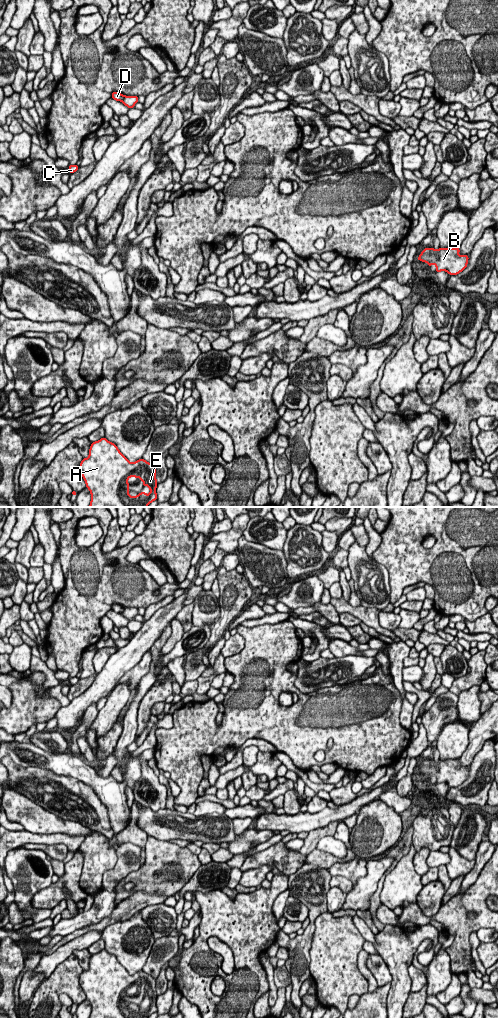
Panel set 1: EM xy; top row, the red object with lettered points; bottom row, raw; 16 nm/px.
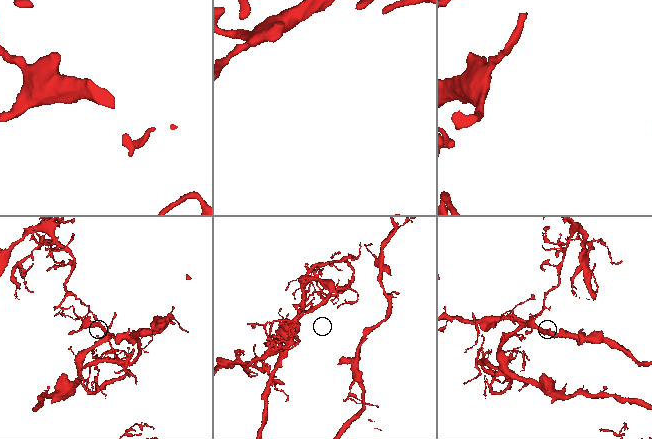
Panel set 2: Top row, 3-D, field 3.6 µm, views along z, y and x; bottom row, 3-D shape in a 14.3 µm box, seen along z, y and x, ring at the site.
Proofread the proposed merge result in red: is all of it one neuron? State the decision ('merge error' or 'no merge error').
merge error

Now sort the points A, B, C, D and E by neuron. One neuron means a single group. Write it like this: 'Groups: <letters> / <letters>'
Groups: A B C E / D

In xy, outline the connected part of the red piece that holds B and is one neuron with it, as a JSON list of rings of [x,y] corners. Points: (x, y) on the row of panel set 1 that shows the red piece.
[[[439,247],[438,250],[425,248],[417,260],[427,263],[428,267],[434,264],[436,272],[446,271],[450,275],[457,275],[467,267],[469,259],[468,255],[459,256],[459,252],[459,247],[445,249]]]

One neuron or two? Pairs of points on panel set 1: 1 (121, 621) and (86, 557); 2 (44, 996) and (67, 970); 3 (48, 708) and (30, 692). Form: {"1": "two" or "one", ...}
{"1": "two", "2": "one", "3": "one"}

